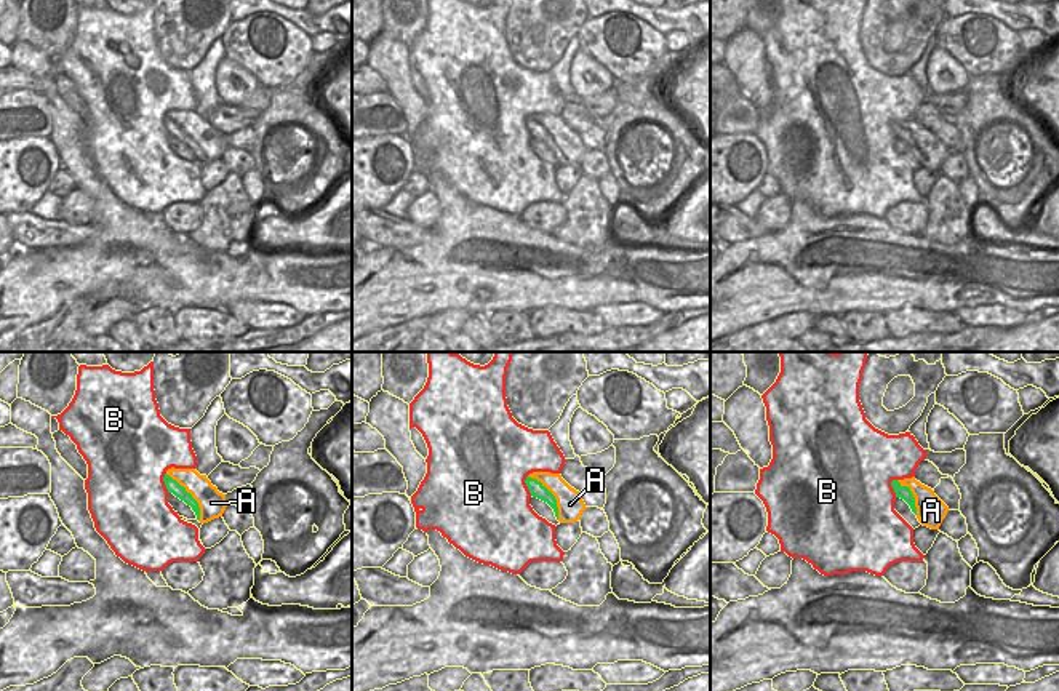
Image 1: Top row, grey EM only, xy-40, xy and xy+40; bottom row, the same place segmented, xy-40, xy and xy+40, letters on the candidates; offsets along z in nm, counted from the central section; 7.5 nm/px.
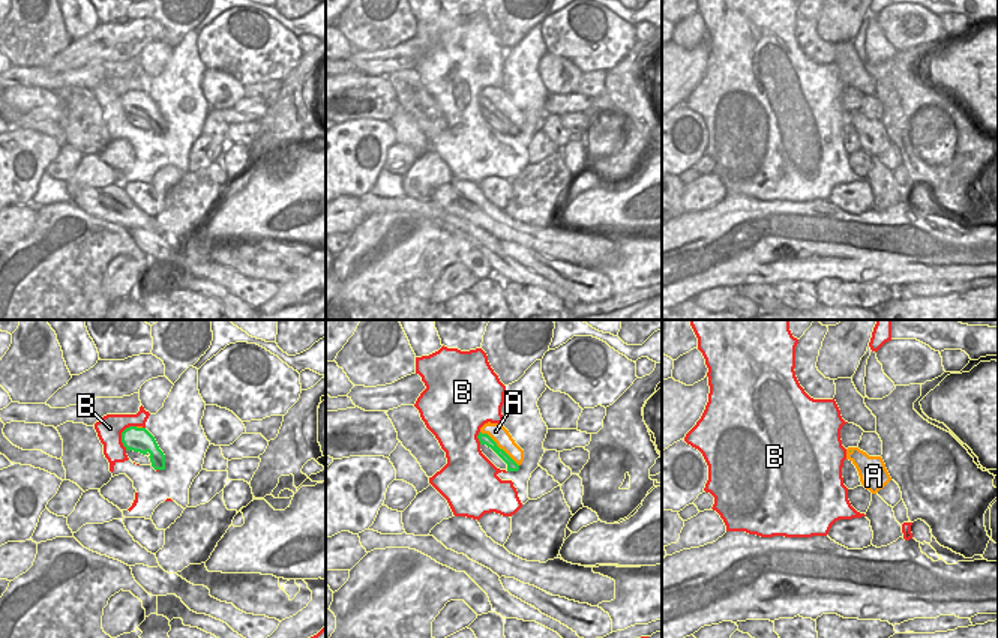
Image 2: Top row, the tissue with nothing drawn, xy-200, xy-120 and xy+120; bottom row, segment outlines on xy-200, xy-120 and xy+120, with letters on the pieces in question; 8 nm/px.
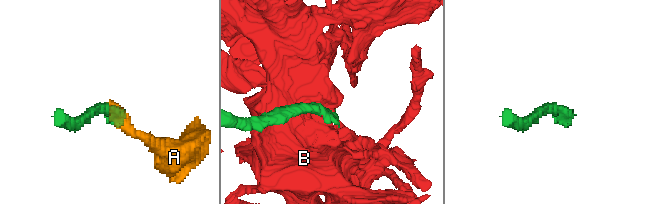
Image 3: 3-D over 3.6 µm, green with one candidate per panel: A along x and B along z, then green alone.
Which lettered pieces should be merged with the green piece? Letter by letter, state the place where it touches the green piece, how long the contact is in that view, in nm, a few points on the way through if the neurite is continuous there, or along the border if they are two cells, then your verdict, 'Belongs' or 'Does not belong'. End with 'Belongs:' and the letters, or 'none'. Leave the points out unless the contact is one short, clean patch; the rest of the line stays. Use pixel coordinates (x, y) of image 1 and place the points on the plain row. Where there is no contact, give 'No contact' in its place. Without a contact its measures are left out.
A: Touches green at xy-40 (191, 136). Shared border 440 nm. Belongs
B: Touches green at xy+40 (893, 130). Shared border 150 nm. Does not belong
Belongs: A.

